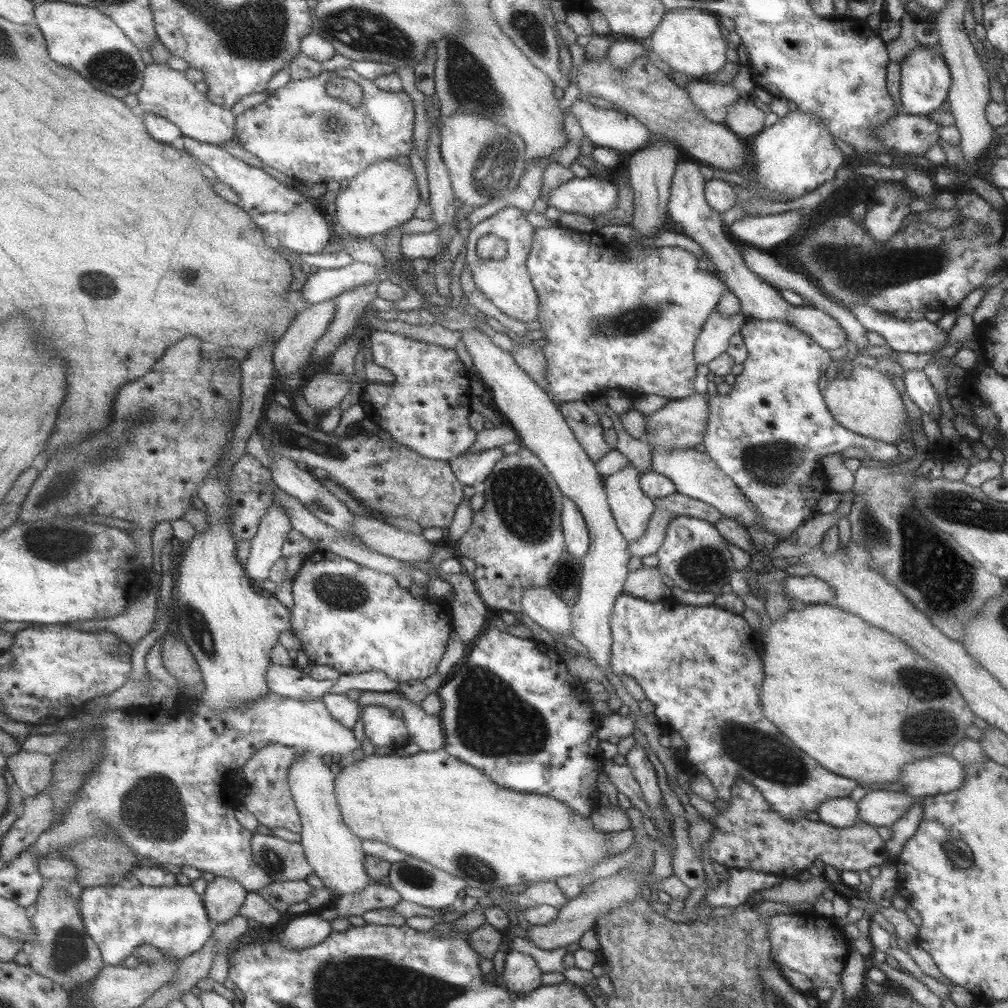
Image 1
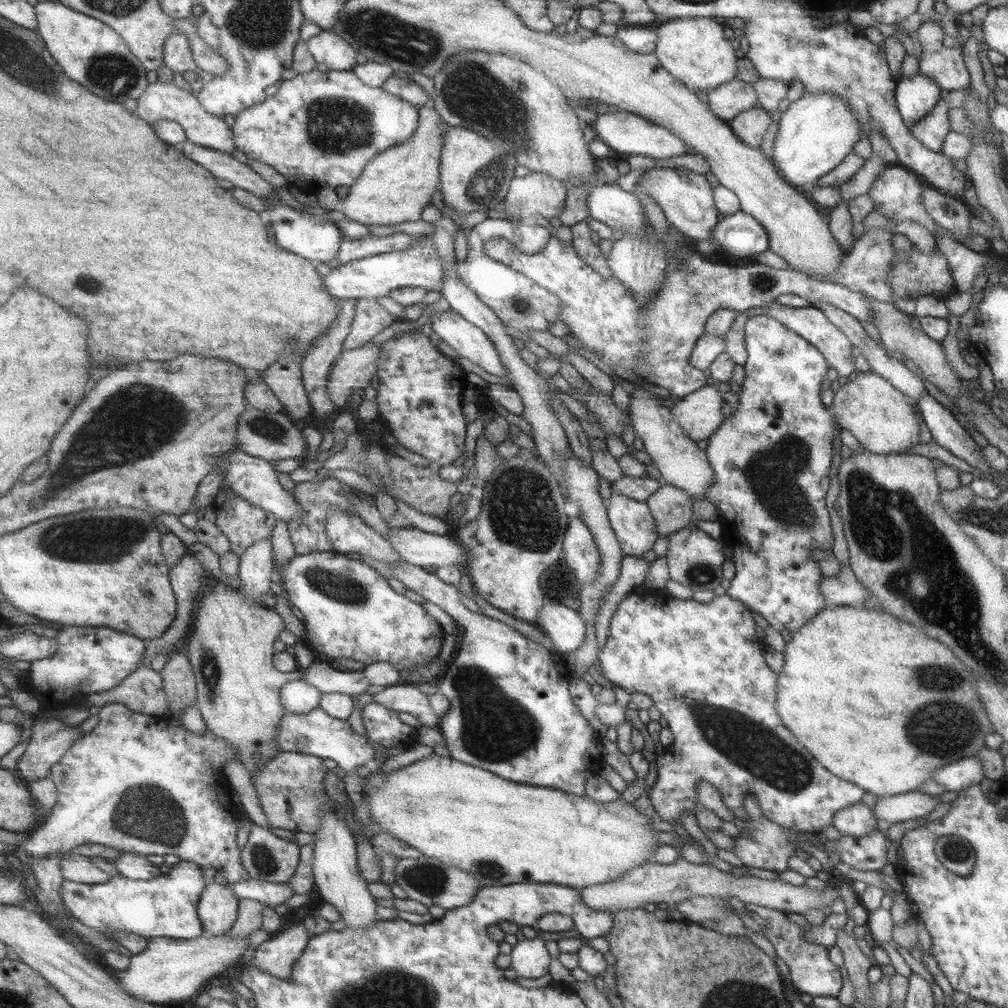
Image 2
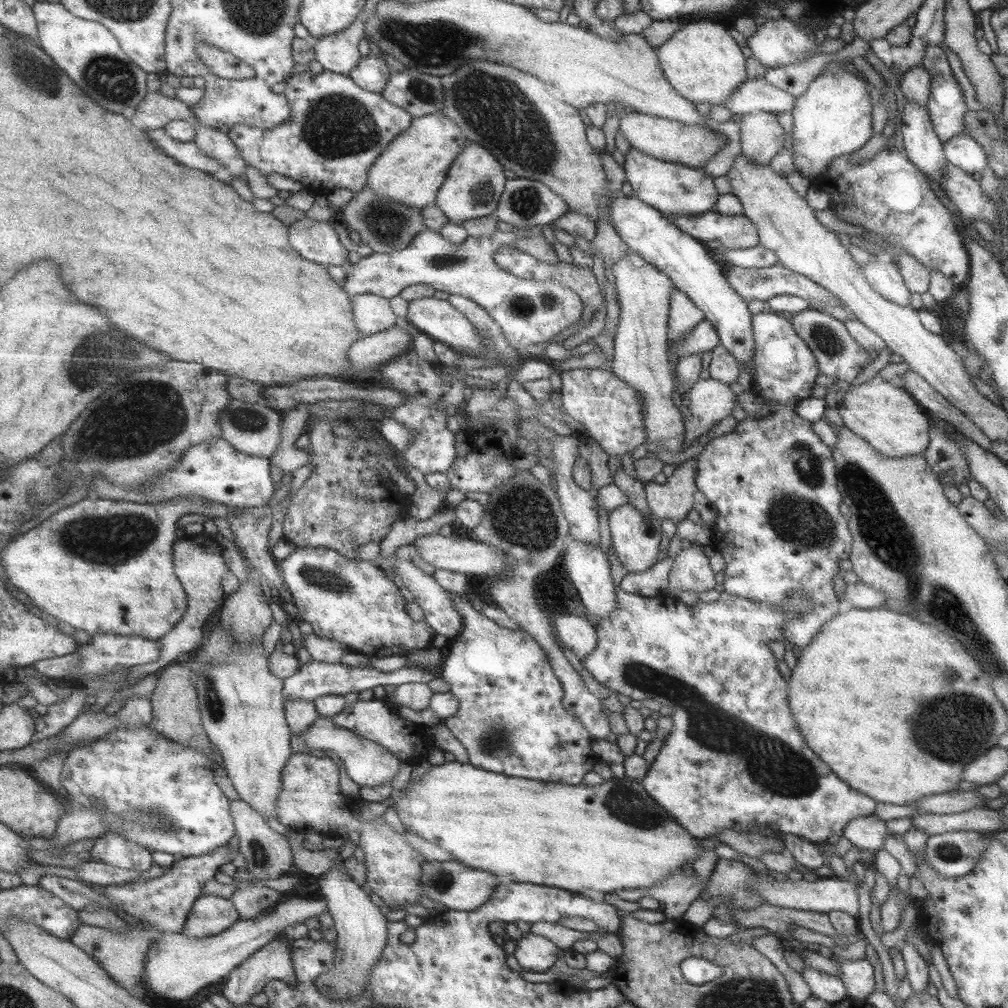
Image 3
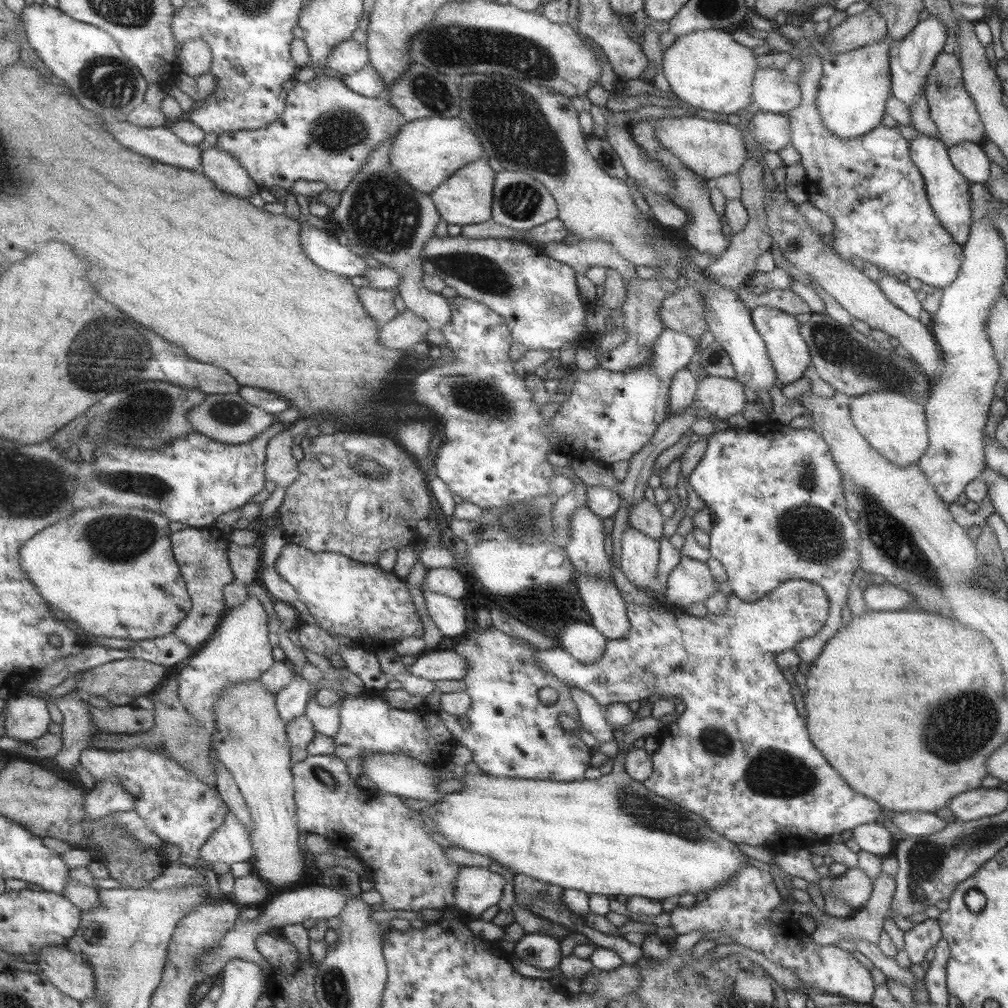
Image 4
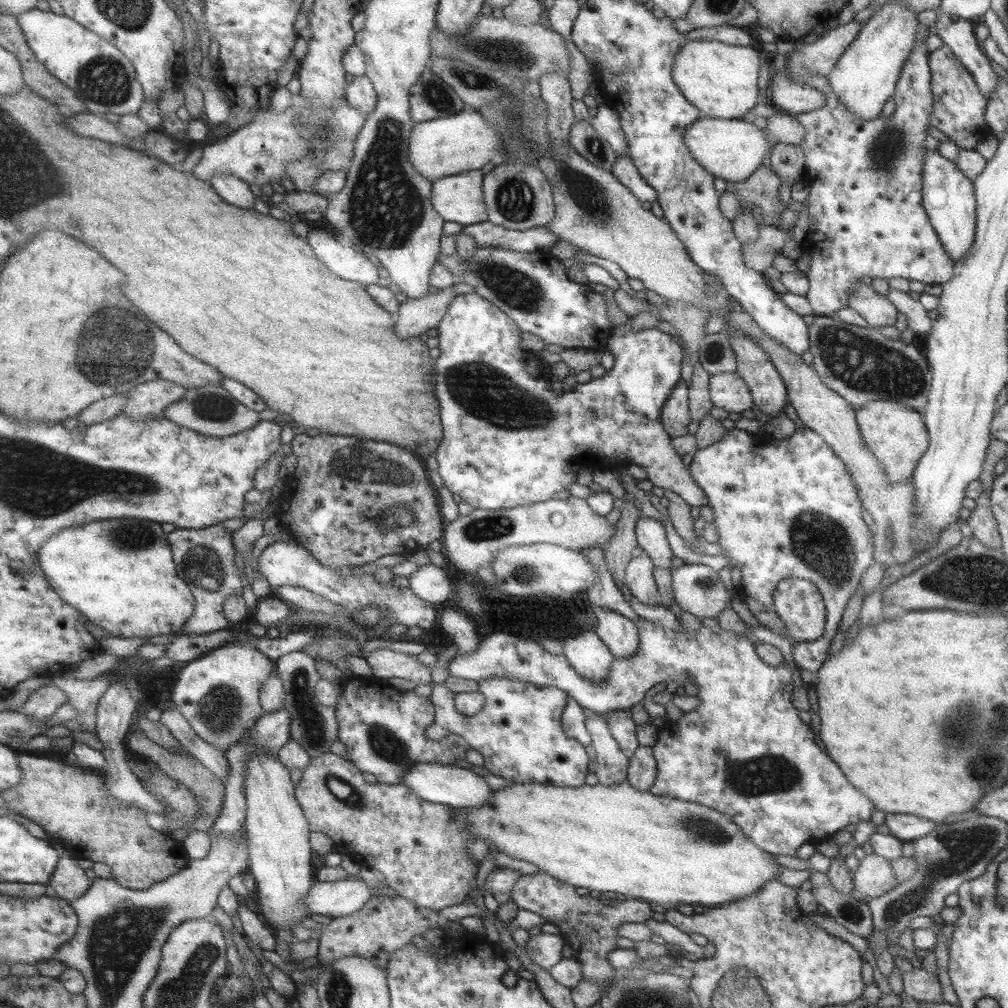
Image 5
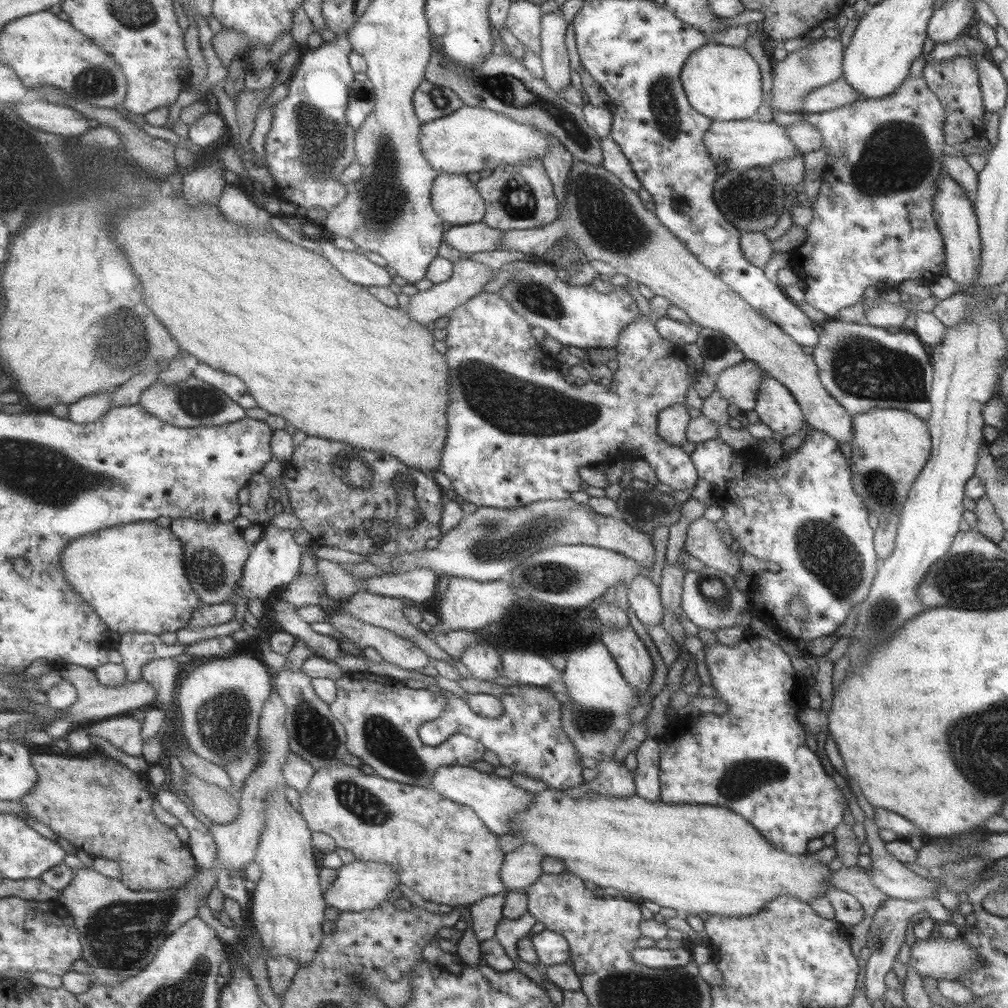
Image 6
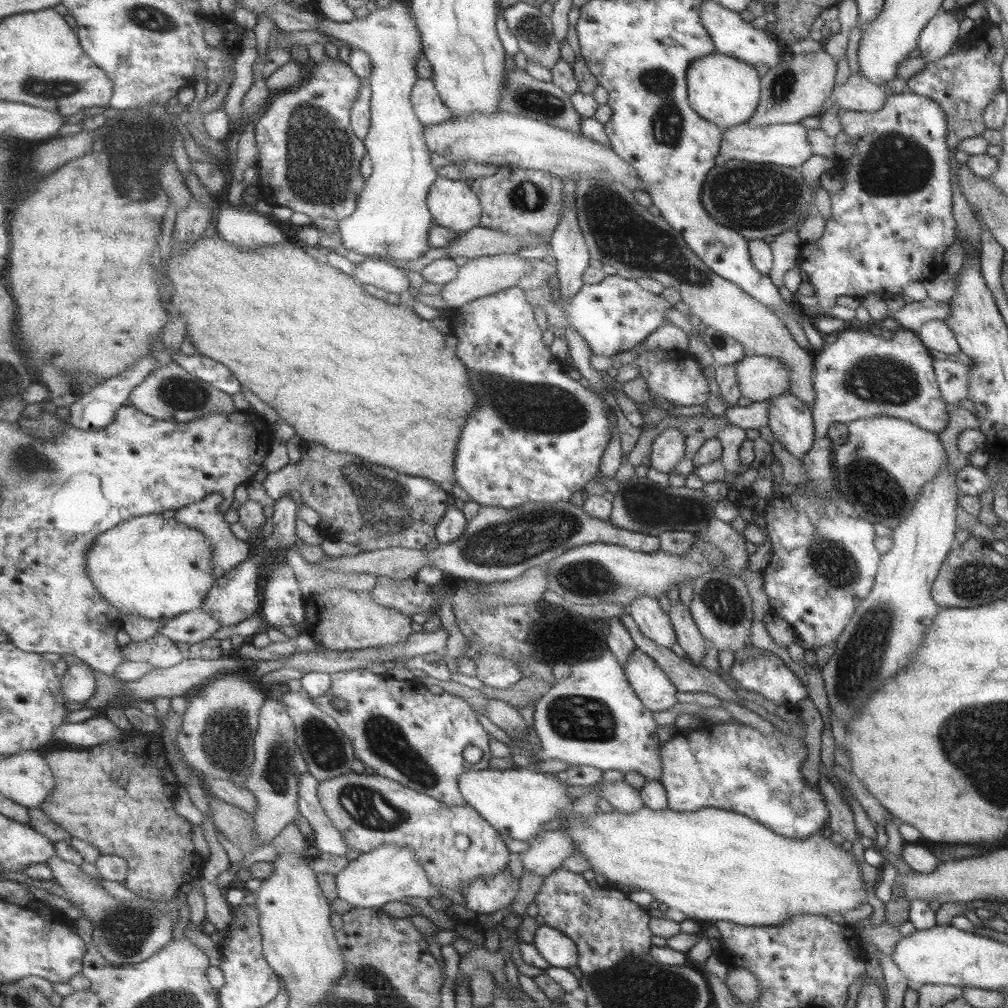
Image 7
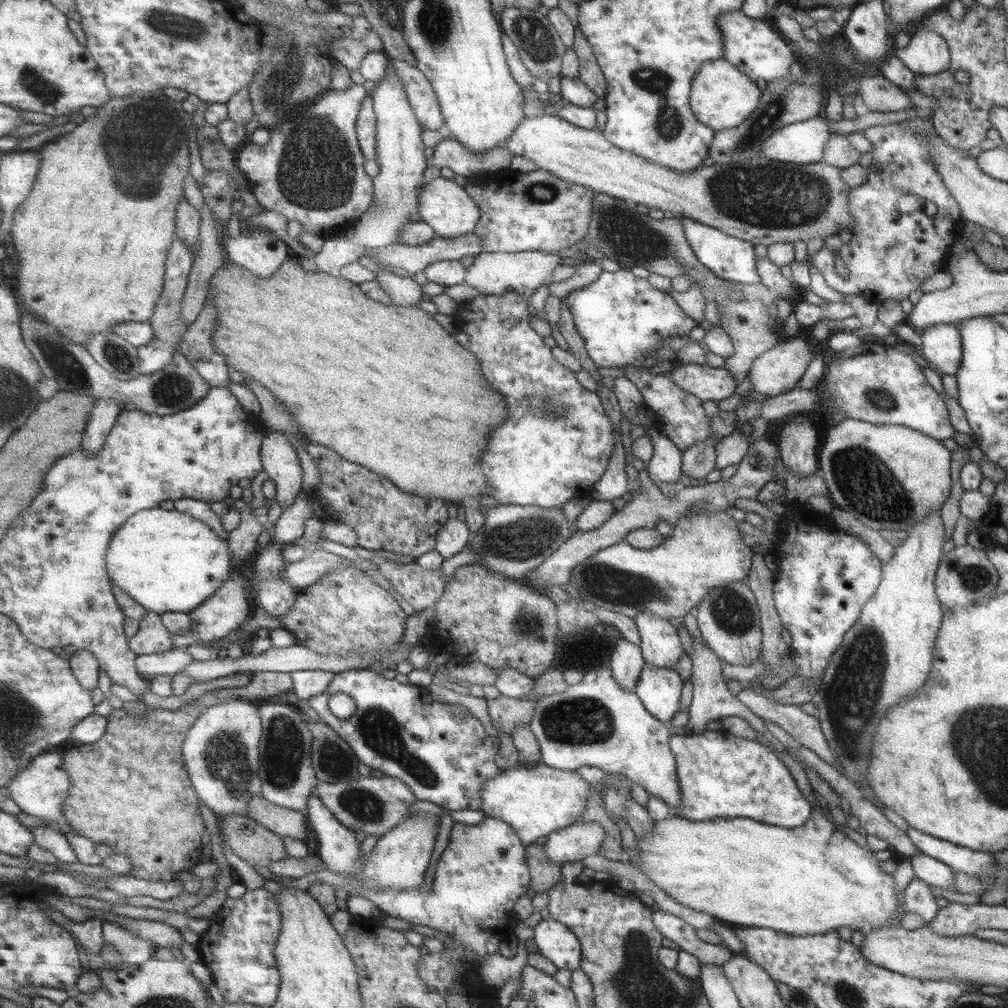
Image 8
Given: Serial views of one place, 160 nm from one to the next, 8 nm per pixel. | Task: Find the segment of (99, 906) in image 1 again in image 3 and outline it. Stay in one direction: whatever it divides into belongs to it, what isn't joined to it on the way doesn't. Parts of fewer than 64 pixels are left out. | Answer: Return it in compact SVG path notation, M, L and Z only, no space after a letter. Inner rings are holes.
M227 843L209 854L184 857L180 861L173 862L171 869L163 876L132 880L134 883L131 886L125 884L102 887L94 885L91 887L87 885L87 882L83 883L65 878L65 876L55 876L55 874L48 873L42 875L39 884L53 894L59 895L59 898L74 906L75 910L83 910L87 904L93 901L100 902L110 909L113 908L113 905L118 905L139 921L149 921L165 932L180 933L194 909L194 904L204 895L205 883L216 878L218 870L223 864L233 862L233 858L237 856L236 849L239 849L239 846L231 848Z

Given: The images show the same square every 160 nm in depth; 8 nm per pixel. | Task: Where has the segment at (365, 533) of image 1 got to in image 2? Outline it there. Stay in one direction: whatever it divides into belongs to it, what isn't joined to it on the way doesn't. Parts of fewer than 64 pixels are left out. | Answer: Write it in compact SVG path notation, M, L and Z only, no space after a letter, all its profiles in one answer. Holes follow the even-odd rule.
M391 529L388 541L407 563L427 568L450 565L465 568L466 550L461 542L449 536L429 534L418 529Z

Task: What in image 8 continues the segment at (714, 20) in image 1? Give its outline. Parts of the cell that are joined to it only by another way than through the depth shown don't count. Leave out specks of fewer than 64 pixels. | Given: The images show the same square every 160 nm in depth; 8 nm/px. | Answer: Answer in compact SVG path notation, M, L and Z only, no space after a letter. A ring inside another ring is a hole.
M724 59L703 63L691 79L690 86L688 104L691 113L695 119L715 133L741 124L759 105L761 90Z

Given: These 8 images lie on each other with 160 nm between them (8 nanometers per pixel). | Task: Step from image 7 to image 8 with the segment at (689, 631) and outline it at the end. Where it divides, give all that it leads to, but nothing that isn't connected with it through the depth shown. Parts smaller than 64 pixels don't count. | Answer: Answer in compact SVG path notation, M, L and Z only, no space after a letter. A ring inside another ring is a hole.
M692 640L691 674L690 682L692 683L692 697L688 706L688 721L684 725L684 734L699 734L705 730L705 724L710 720L718 720L725 716L738 716L747 722L750 727L770 742L778 752L785 753L786 749L780 743L779 738L774 737L767 729L762 718L759 718L752 710L744 705L734 692L726 687L726 682L722 677L722 662L703 642Z

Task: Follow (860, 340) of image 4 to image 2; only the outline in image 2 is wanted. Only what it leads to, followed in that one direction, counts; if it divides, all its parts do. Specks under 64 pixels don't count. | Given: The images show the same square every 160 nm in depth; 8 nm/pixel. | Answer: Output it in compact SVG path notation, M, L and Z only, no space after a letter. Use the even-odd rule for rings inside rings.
M771 301L766 306L761 306L762 315L769 316L777 322L784 324L789 330L792 330L797 336L806 340L811 346L814 346L826 360L828 368L833 368L837 371L838 376L849 376L853 372L853 355L851 352L852 344L849 342L848 336L843 334L837 326L833 325L826 318L821 310L817 307L809 305L803 308L793 308L781 305L776 301Z

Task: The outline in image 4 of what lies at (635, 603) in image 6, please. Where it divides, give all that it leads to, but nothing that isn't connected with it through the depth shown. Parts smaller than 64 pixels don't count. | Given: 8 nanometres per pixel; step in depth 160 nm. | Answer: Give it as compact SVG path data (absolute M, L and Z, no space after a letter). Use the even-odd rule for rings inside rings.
M627 526L621 534L620 570L637 589L648 590L654 584L659 558L659 541Z

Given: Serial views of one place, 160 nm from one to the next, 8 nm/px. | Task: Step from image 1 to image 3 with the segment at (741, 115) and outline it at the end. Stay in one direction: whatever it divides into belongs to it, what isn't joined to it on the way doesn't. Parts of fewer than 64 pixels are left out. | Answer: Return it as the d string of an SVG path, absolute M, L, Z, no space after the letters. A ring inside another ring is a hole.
M771 112L743 114L738 123L741 153L755 165L769 165L769 160L788 143L776 115Z

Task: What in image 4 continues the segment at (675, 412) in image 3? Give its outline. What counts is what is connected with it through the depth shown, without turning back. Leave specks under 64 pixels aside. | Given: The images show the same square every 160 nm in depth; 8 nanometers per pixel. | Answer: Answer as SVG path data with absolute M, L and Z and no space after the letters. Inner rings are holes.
M636 277L633 282L625 282L627 293L623 303L619 306L623 313L622 327L628 334L625 342L617 348L611 348L604 356L603 360L598 363L598 368L607 369L613 372L628 371L635 367L641 366L643 363L648 366L648 358L650 357L651 345L653 339L665 328L661 324L661 319L657 315L657 307L661 301L667 296L667 292L661 290L656 279L640 279Z

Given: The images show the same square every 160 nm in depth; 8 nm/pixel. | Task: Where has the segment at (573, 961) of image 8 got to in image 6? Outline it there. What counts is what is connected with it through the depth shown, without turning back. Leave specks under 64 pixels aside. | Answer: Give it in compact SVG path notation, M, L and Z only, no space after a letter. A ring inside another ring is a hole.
M543 929L532 935L531 942L539 963L545 966L558 965L569 958L568 942L559 933Z

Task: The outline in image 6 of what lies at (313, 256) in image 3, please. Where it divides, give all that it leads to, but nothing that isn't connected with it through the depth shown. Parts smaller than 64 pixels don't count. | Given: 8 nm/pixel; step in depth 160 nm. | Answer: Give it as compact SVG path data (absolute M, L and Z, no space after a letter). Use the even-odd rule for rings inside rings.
M317 240L325 255L351 282L366 287L391 286L393 276L389 270L375 262L371 262L359 250L345 251L335 247L333 241Z

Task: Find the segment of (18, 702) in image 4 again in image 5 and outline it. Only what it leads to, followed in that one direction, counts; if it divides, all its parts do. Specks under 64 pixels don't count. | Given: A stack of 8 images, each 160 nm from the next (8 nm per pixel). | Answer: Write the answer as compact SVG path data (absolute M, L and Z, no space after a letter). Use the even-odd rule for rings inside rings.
M51 684L32 694L24 704L23 712L40 721L47 721L55 715L57 709L67 707L67 702L69 702L69 695L61 688Z

